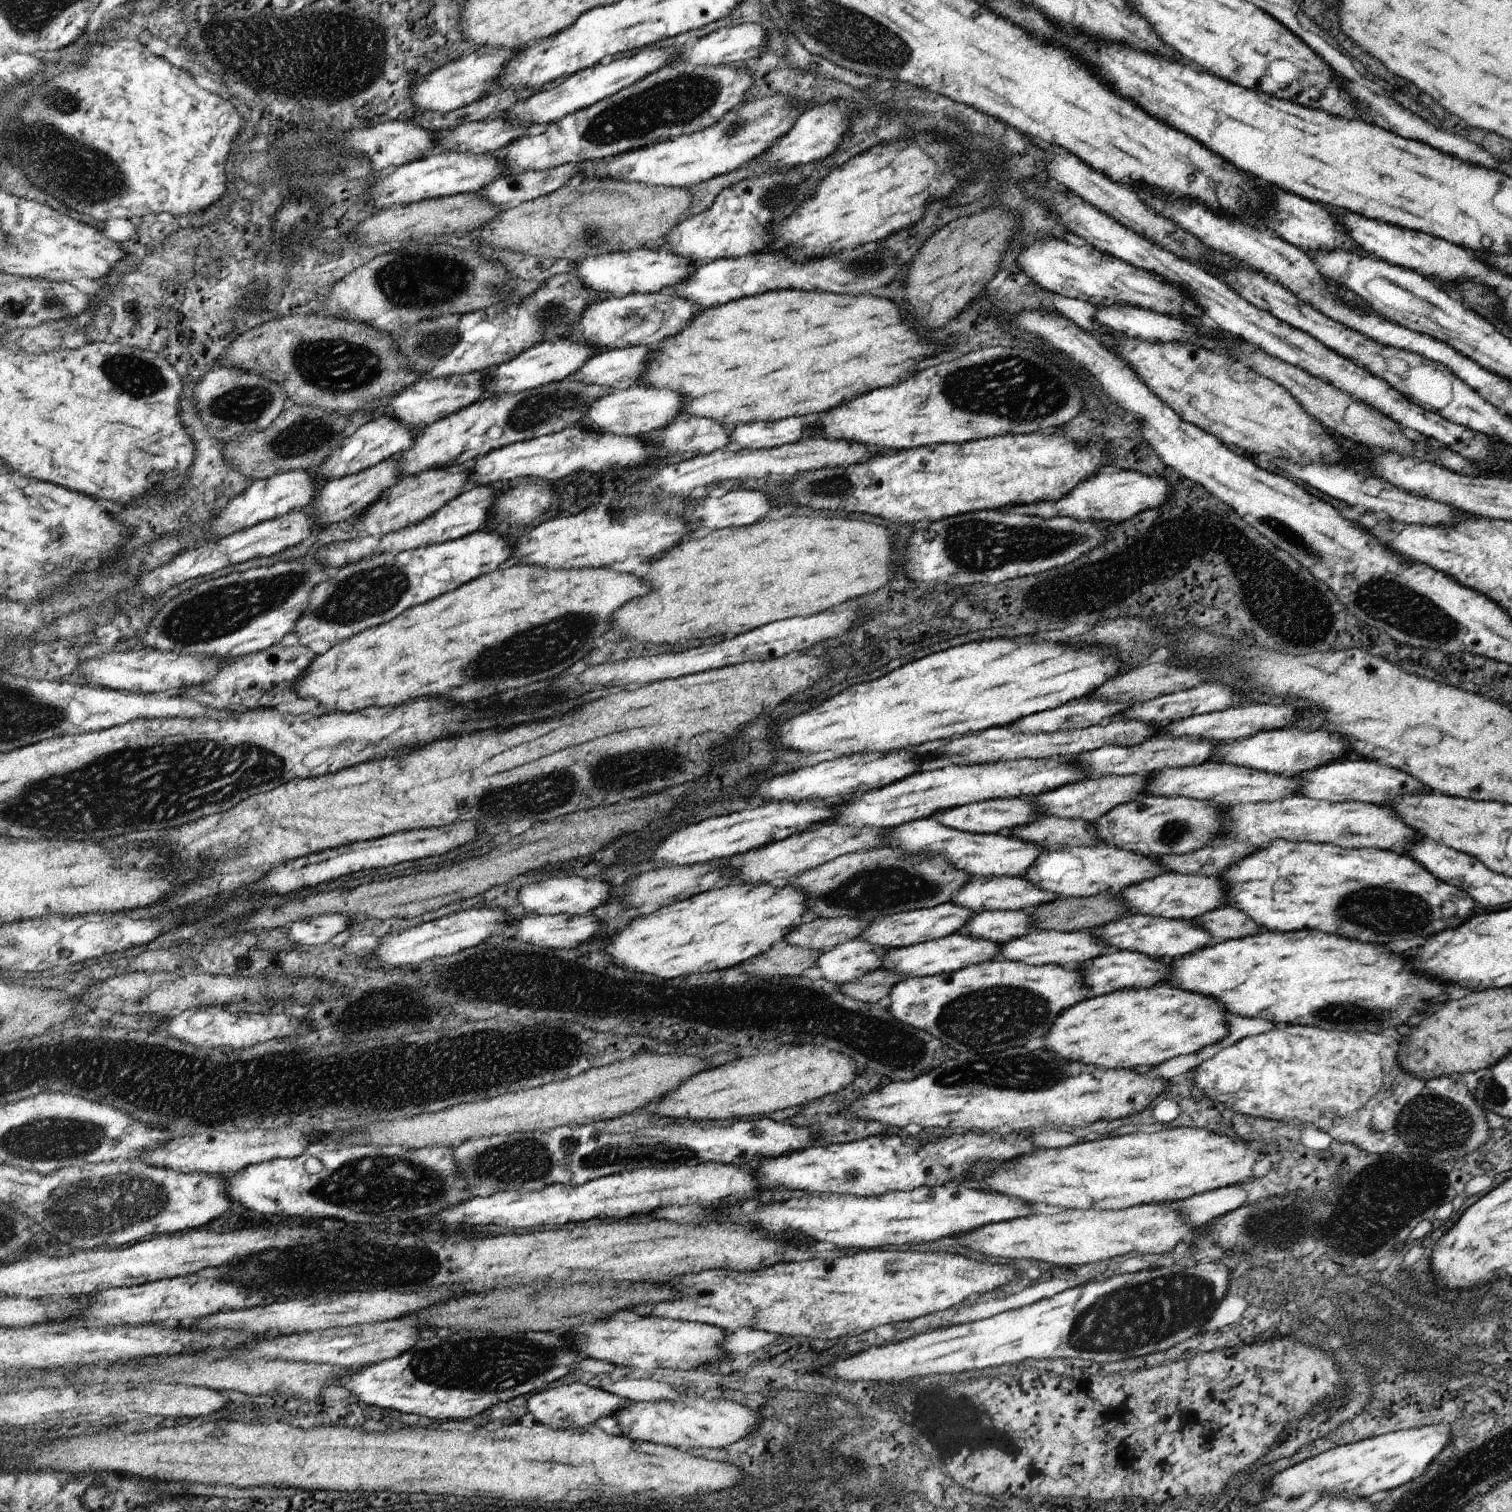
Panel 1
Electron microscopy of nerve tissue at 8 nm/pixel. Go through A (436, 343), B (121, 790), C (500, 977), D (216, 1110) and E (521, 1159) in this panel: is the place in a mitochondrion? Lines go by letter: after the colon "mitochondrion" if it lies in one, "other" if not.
A: mitochondrion
B: mitochondrion
C: mitochondrion
D: mitochondrion
E: mitochondrion

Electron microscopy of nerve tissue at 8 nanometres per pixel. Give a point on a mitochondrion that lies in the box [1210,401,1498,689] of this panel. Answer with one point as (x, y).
(1438, 627)

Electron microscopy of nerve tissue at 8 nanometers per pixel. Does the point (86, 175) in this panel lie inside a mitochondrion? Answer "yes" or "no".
yes

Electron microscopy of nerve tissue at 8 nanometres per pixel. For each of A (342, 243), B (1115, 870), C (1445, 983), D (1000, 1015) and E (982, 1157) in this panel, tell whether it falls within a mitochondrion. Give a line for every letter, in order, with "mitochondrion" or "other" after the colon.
A: other
B: other
C: other
D: mitochondrion
E: mitochondrion

